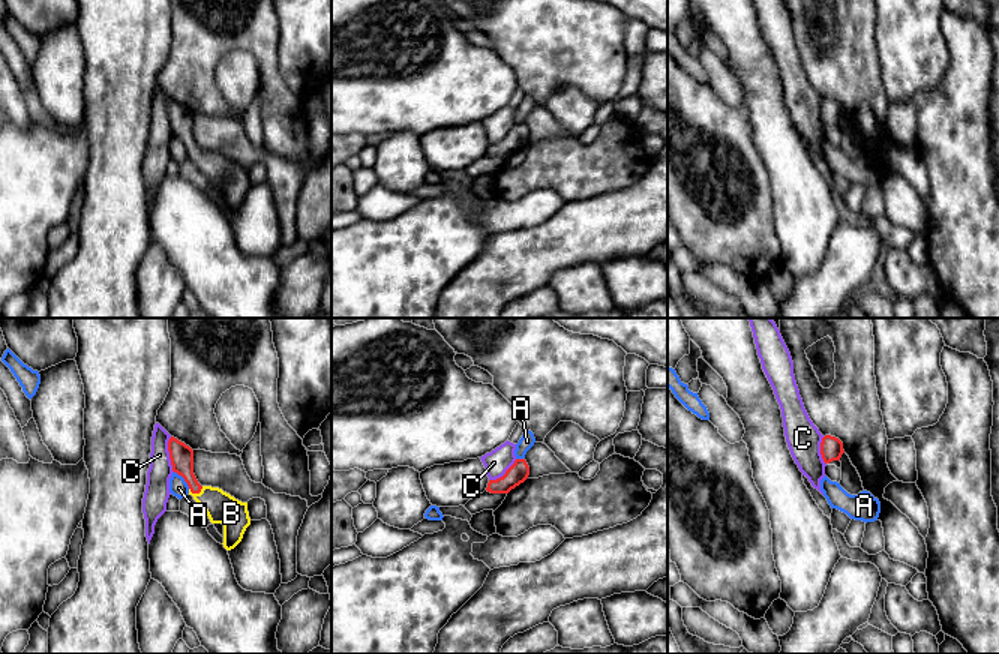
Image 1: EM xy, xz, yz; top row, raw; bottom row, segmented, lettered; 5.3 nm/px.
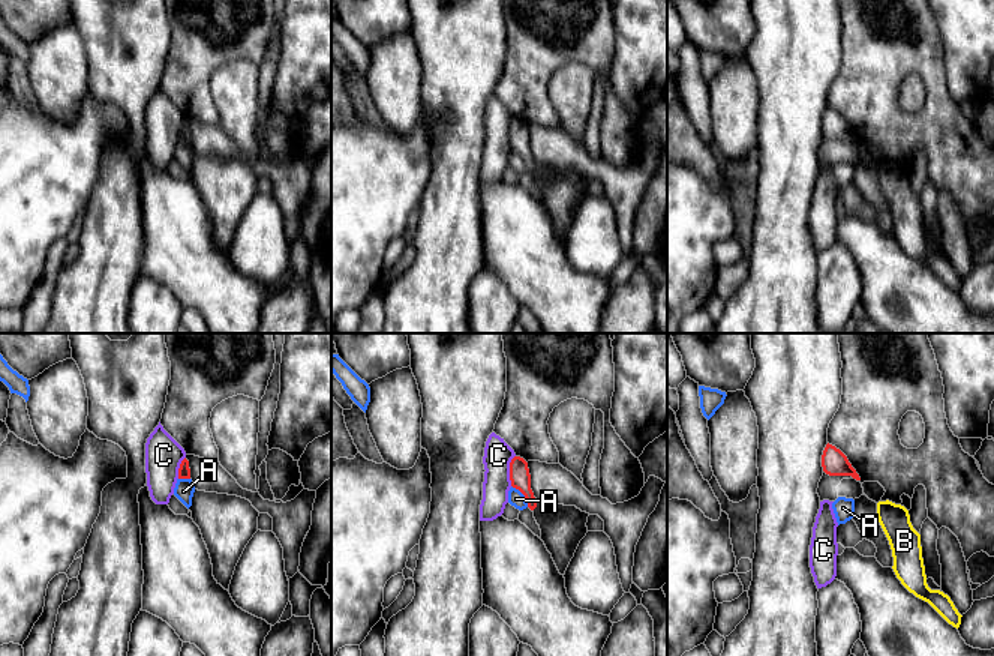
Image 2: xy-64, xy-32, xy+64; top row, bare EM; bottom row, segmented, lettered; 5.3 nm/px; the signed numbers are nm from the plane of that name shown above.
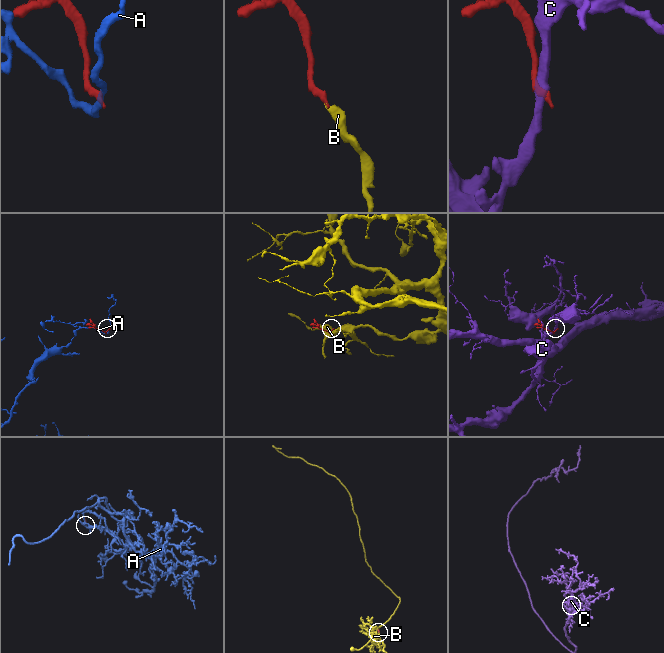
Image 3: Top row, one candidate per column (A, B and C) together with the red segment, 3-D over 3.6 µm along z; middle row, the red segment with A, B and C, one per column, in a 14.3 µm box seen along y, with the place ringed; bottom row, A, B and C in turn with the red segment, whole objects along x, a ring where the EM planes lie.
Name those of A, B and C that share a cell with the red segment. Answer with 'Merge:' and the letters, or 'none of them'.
Merge: B

